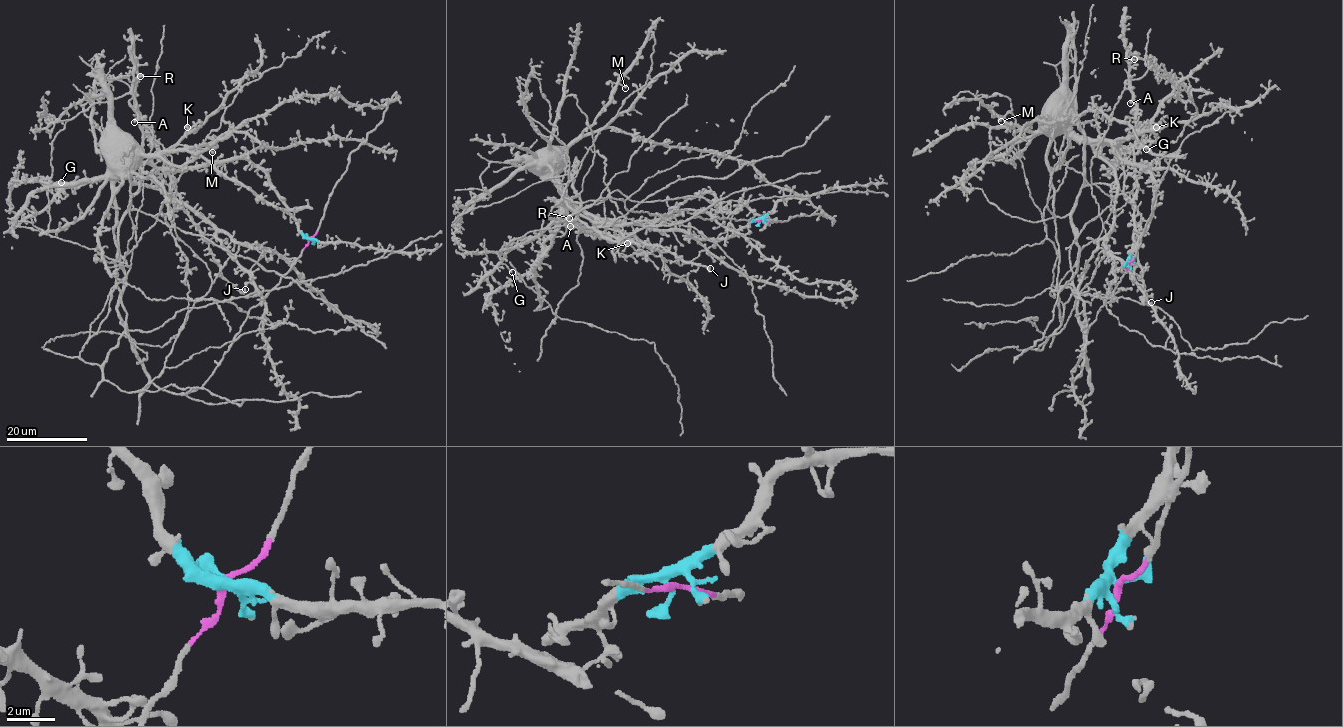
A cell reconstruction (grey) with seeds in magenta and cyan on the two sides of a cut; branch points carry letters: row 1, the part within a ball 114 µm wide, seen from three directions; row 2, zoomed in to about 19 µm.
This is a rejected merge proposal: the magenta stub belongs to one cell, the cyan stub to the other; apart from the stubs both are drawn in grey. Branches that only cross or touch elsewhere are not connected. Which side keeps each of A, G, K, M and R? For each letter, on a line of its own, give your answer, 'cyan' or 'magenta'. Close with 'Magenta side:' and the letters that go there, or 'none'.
A: magenta
G: cyan
K: cyan
M: cyan
R: magenta
Magenta side: A, R

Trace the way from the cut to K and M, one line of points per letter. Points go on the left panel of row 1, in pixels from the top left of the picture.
K: (309, 239), (271, 182), (245, 159), (214, 160), (176, 169), (154, 164), (154, 157), (174, 148), (187, 127)
M: (309, 239), (261, 169), (242, 158), (126, 169), (142, 156), (182, 166), (212, 153)

